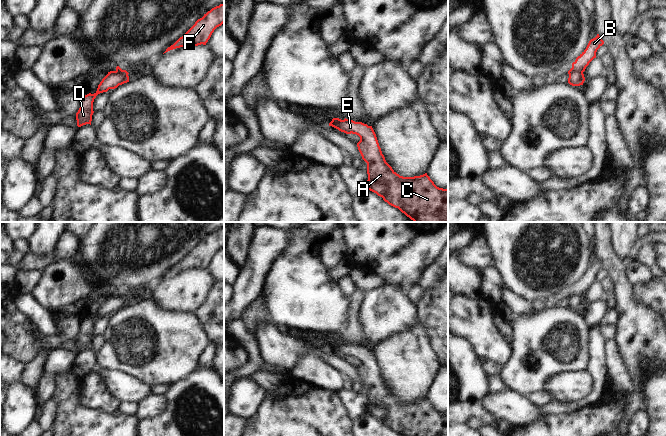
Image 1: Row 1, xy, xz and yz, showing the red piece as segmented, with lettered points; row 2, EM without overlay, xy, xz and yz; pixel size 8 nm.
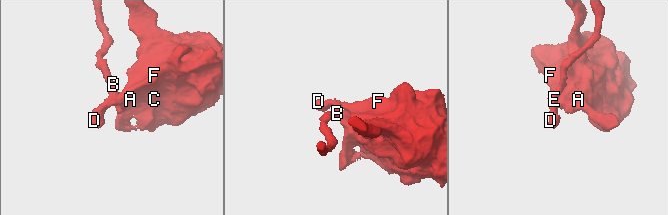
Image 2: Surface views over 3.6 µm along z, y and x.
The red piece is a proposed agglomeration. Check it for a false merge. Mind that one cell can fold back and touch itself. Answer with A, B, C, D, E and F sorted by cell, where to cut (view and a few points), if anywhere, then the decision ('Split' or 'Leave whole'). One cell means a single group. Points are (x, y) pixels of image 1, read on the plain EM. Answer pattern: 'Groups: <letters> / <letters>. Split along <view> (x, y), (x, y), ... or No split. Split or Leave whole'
Groups: A C D E F / B. Split along yz (582, 295), (571, 295), (568, 297). Split.

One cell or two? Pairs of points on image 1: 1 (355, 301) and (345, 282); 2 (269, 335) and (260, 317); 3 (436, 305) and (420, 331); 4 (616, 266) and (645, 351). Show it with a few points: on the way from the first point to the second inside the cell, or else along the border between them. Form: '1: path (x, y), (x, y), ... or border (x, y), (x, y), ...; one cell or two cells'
1: border (355, 288), (349, 296); two cells
2: border (271, 322), (261, 324), (255, 335); two cells
3: border (419, 319), (426, 328), (429, 344), (432, 347); two cells
4: path (623, 287), (626, 305), (640, 330); one cell

